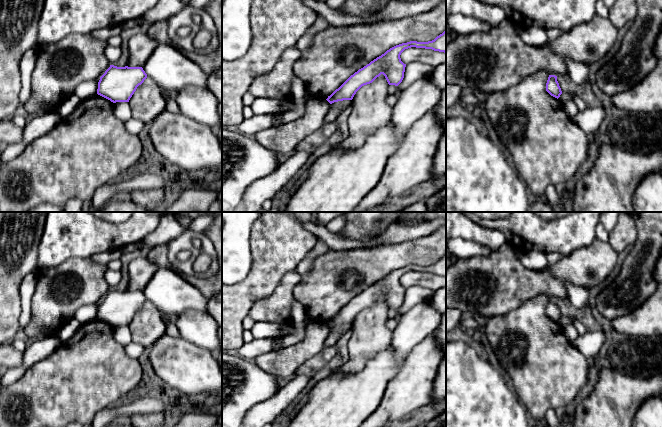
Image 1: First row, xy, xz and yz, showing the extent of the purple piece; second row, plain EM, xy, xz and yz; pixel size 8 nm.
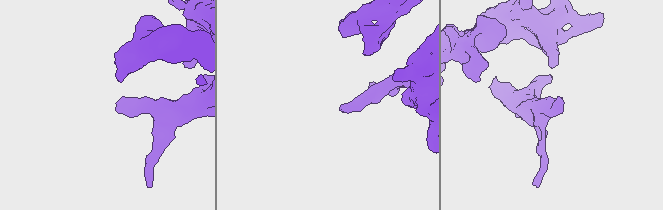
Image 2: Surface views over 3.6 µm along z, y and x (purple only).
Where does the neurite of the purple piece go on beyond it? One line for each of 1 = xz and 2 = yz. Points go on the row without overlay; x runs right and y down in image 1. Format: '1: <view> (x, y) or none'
1: none
2: none

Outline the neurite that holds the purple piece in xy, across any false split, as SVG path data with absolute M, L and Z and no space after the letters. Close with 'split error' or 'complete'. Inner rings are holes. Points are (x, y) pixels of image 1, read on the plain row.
M110 289L98 306L97 318L116 326L129 326L130 322L147 302L142 291L117 291Z | complete

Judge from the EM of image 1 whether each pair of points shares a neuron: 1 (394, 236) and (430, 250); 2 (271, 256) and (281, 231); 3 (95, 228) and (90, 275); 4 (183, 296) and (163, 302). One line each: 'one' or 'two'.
1: two
2: one
3: two
4: one

